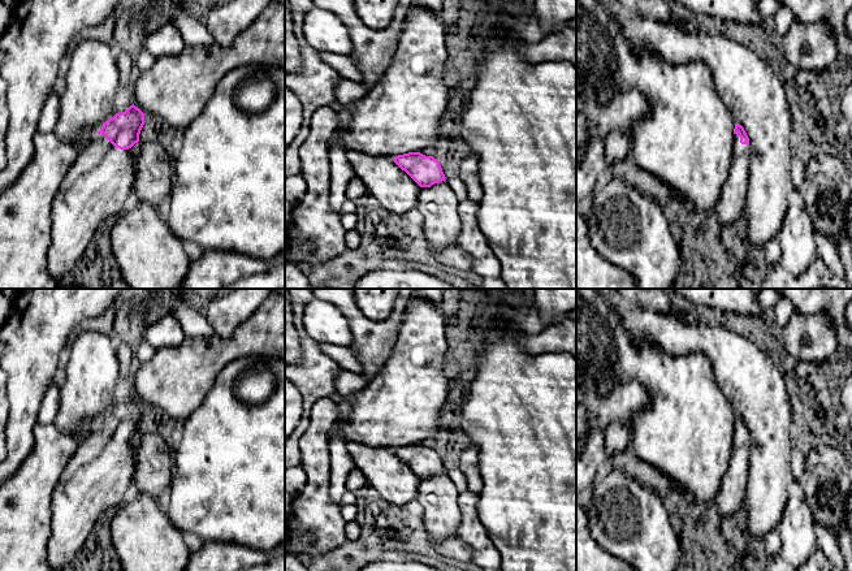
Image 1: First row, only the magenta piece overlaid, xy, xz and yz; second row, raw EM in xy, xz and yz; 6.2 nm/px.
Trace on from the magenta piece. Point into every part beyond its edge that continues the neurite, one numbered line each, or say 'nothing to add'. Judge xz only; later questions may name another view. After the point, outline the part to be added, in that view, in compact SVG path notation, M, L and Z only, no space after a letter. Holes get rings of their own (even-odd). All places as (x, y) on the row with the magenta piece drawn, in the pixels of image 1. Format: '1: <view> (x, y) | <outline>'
1: xz (439, 204) | M447 178L431 187L421 187L416 208L424 216L424 237L433 251L457 246L462 228L458 215L459 199L450 189Z

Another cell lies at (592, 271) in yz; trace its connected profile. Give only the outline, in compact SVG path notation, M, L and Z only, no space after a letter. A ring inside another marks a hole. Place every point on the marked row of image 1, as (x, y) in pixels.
M576 212L576 289L639 289L635 277L604 259L589 241L588 220Z

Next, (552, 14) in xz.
M535 0L533 12L544 33L550 34L576 18L576 0Z

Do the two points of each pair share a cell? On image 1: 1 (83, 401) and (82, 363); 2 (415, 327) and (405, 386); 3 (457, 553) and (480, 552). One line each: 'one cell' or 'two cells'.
1: one cell
2: one cell
3: two cells

